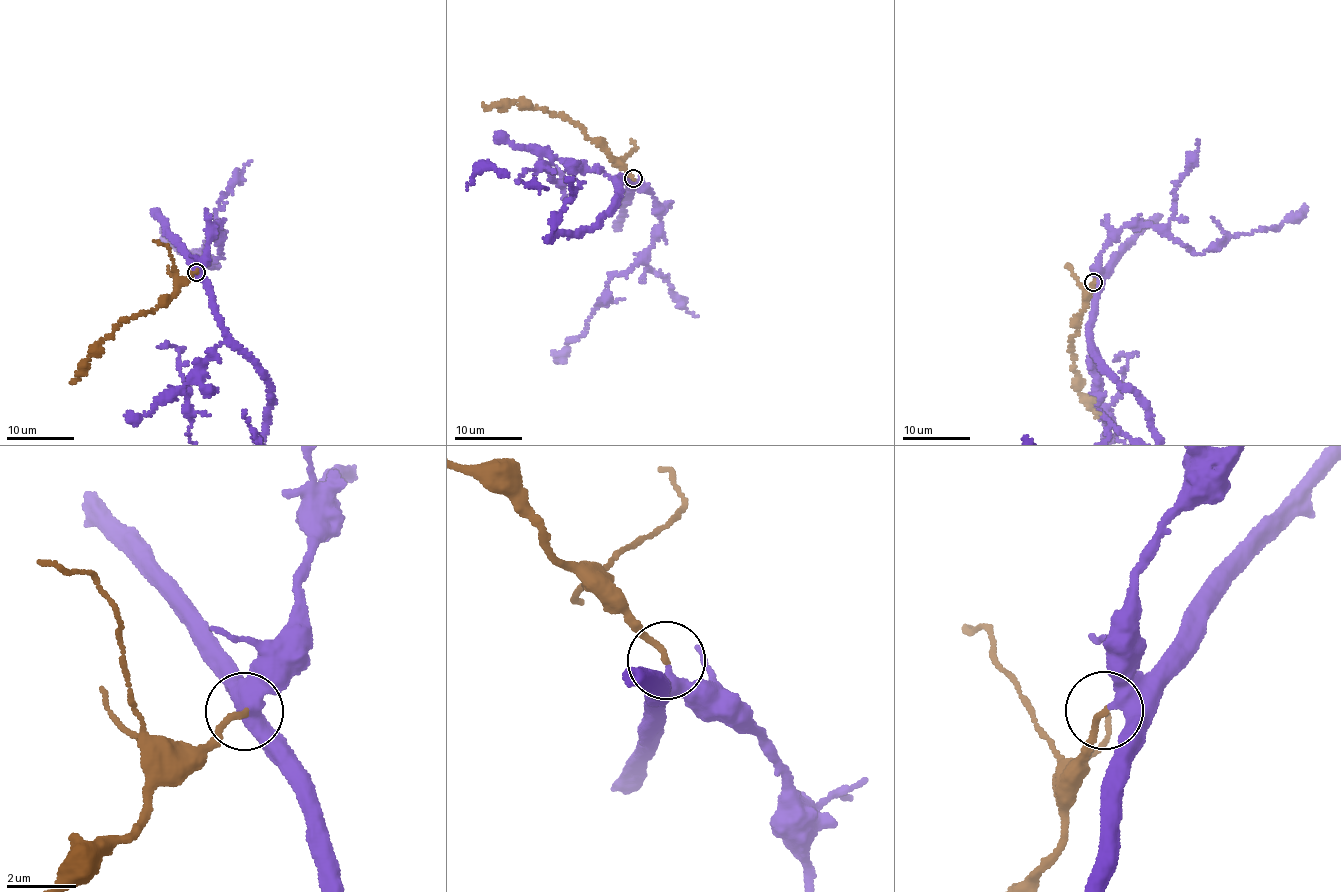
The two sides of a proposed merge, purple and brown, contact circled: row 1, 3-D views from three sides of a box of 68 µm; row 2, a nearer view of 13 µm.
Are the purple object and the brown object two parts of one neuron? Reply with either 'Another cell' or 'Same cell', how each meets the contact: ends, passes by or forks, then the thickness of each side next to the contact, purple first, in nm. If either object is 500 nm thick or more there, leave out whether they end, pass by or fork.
Same cell. Thickness 550 nm (purple) against 160 nm

